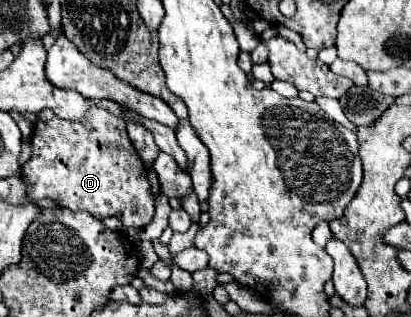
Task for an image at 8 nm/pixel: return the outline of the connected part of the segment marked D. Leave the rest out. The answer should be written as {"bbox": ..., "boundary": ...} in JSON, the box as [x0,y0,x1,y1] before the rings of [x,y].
{"bbox":[22,106,154,228],"boundary":[[[98,106],[90,110],[90,122],[66,122],[54,118],[50,110],[44,110],[38,114],[38,118],[40,120],[36,122],[32,136],[32,158],[22,166],[22,178],[26,174],[24,180],[32,200],[38,202],[42,198],[52,198],[64,208],[86,210],[98,220],[118,216],[128,228],[144,228],[150,224],[154,218],[154,196],[150,192],[146,168],[142,166],[142,160],[126,134],[126,124],[122,118],[116,118]]]}

